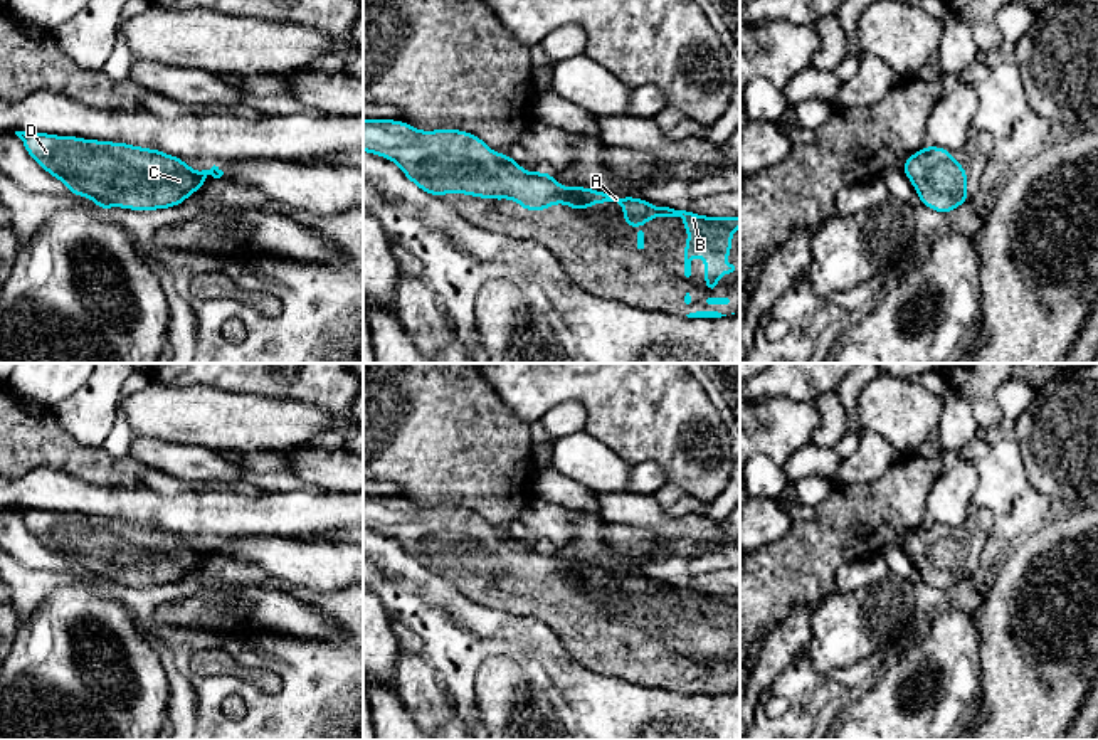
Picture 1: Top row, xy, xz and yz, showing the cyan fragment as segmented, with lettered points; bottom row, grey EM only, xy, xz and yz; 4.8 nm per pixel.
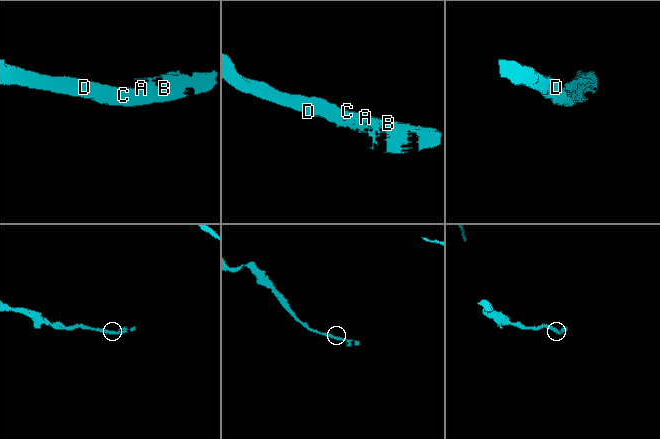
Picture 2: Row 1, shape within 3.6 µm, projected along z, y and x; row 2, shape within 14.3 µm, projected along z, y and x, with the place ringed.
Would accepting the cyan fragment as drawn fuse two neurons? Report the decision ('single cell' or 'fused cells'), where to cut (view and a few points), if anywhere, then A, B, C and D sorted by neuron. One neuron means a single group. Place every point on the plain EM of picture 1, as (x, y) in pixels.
single cell | no cut | A B C D

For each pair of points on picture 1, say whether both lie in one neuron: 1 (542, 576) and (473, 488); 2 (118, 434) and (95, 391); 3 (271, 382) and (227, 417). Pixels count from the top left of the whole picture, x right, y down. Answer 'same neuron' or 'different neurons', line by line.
1: different neurons
2: same neuron
3: different neurons

